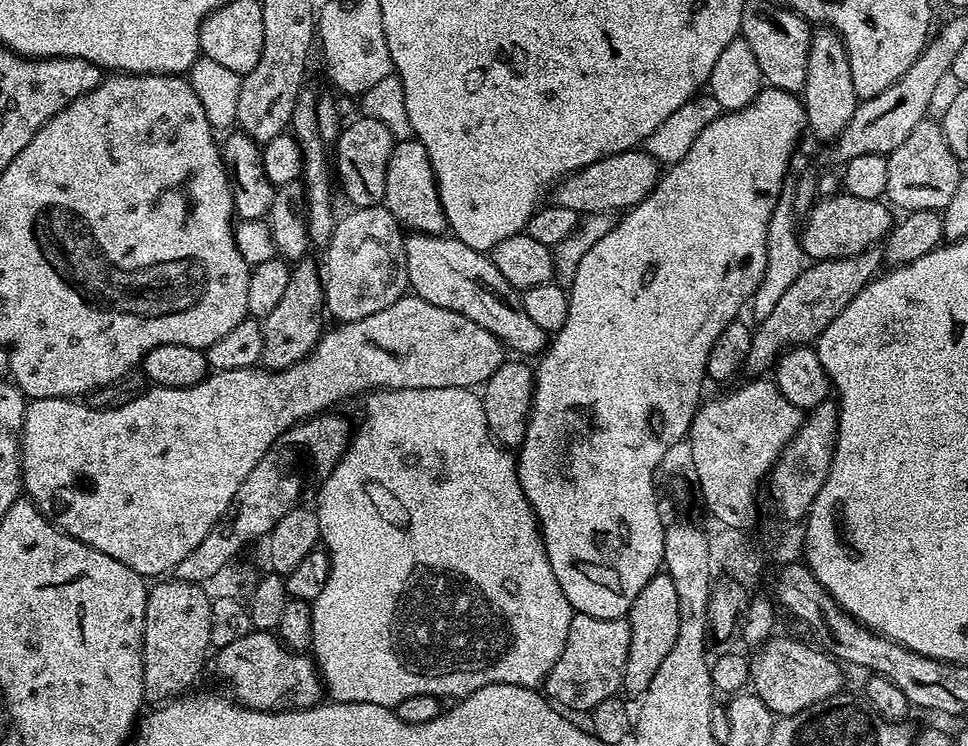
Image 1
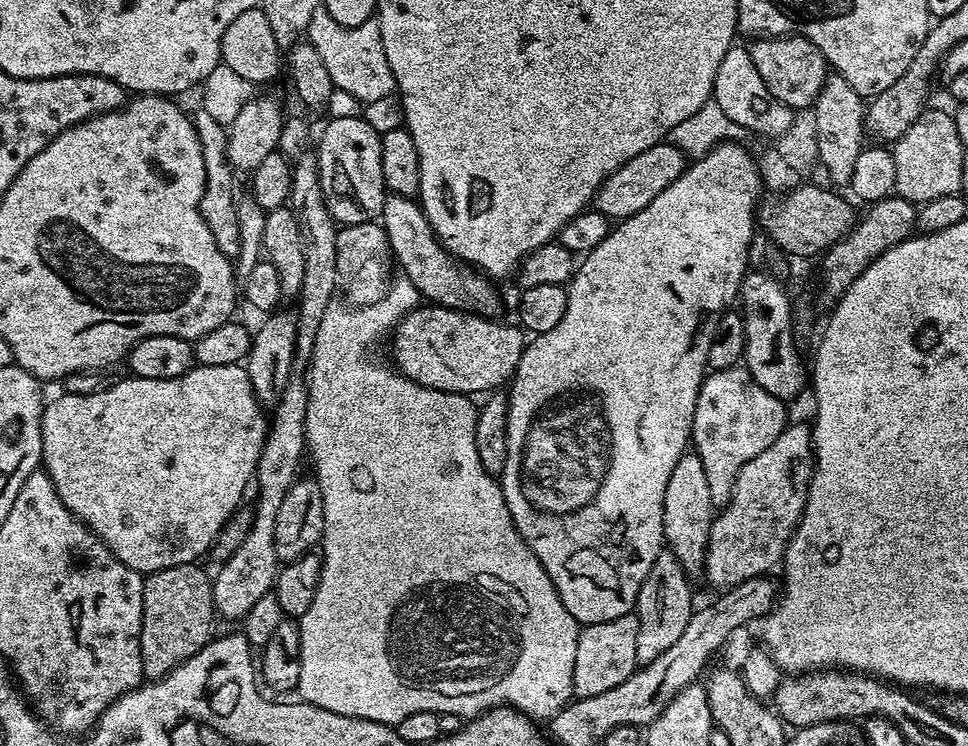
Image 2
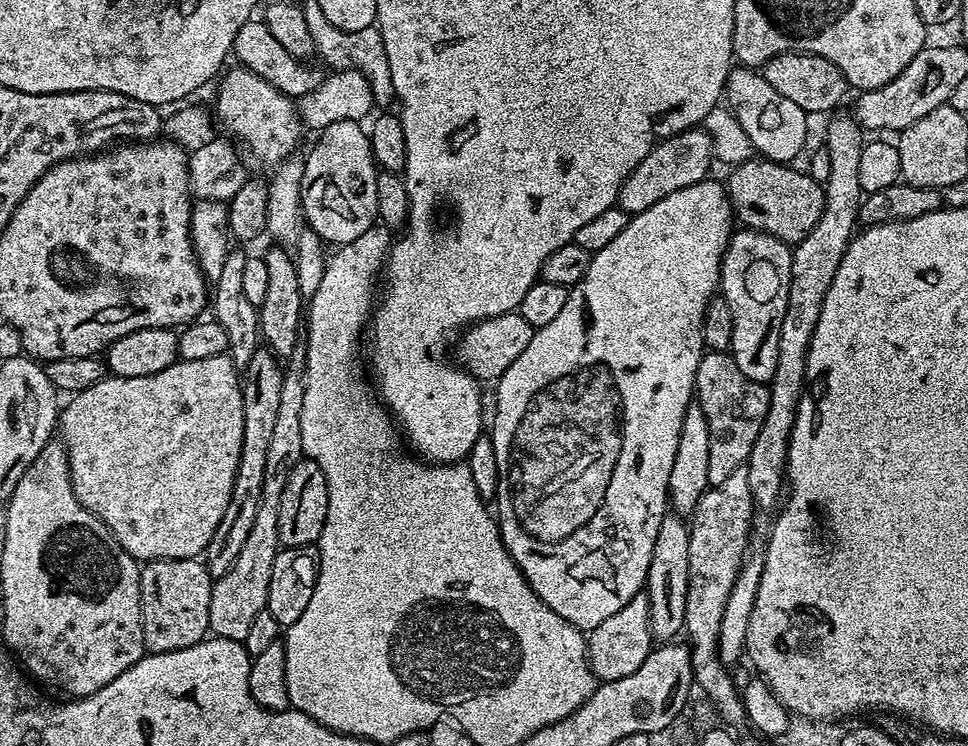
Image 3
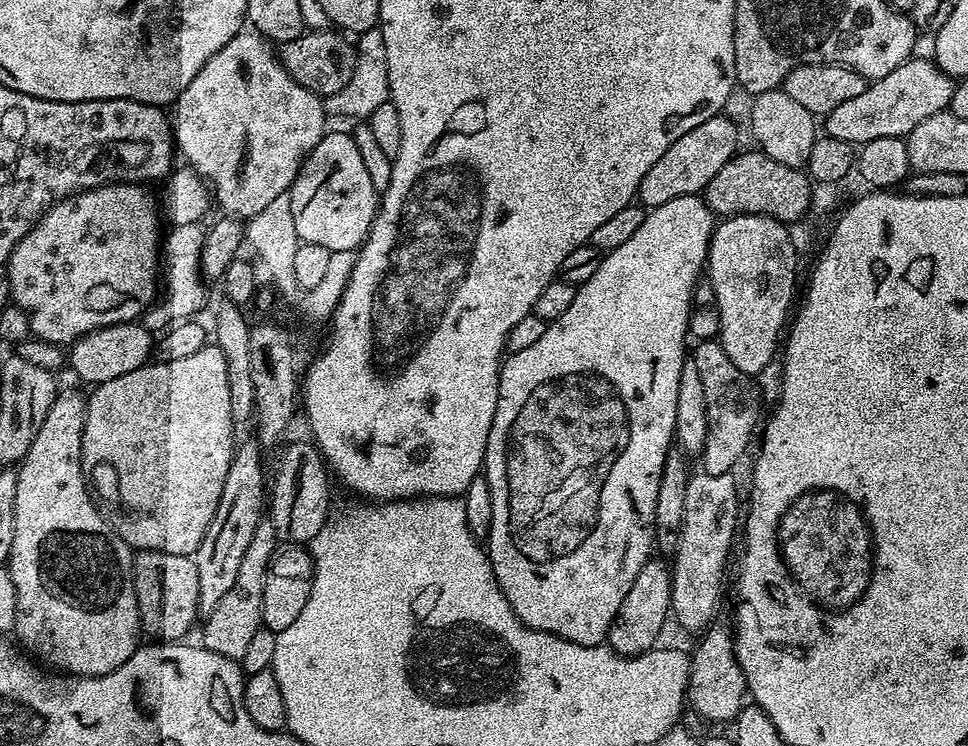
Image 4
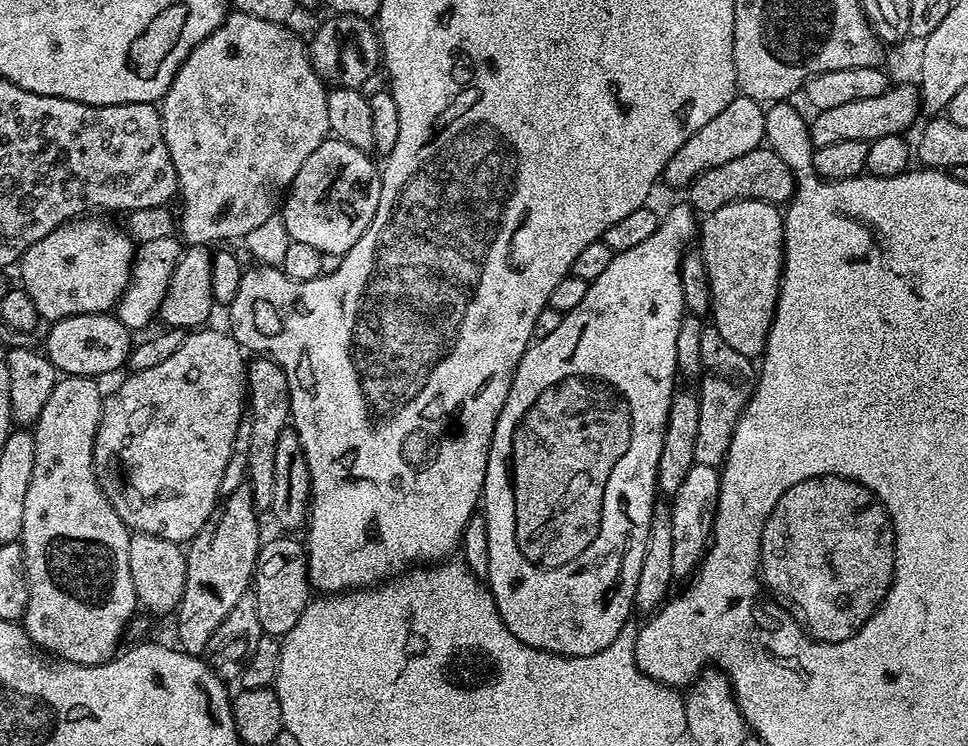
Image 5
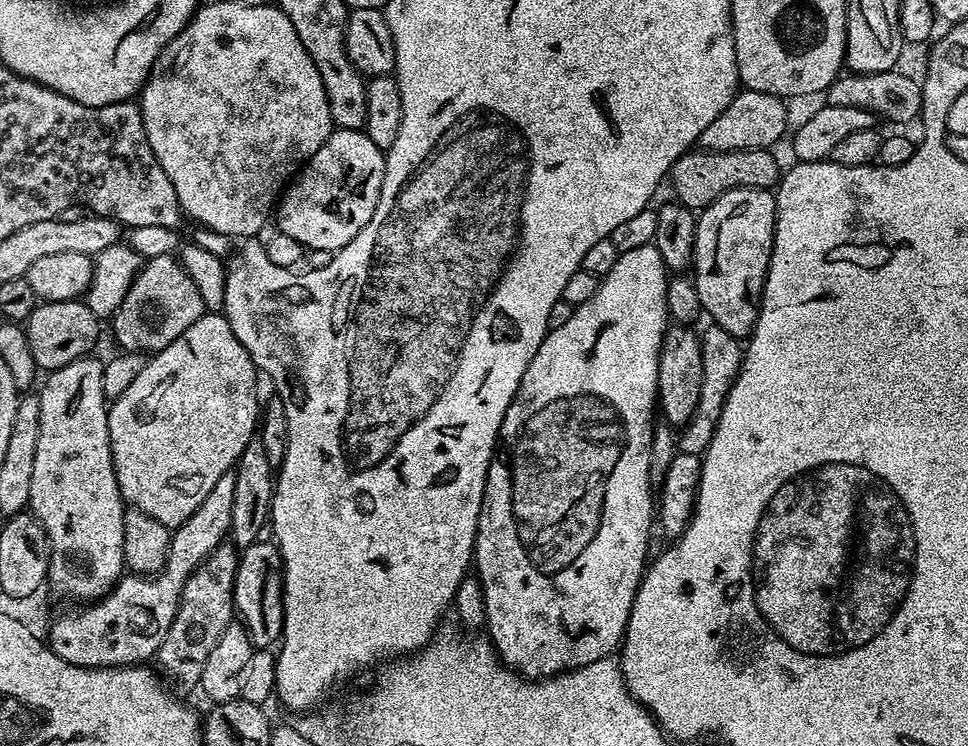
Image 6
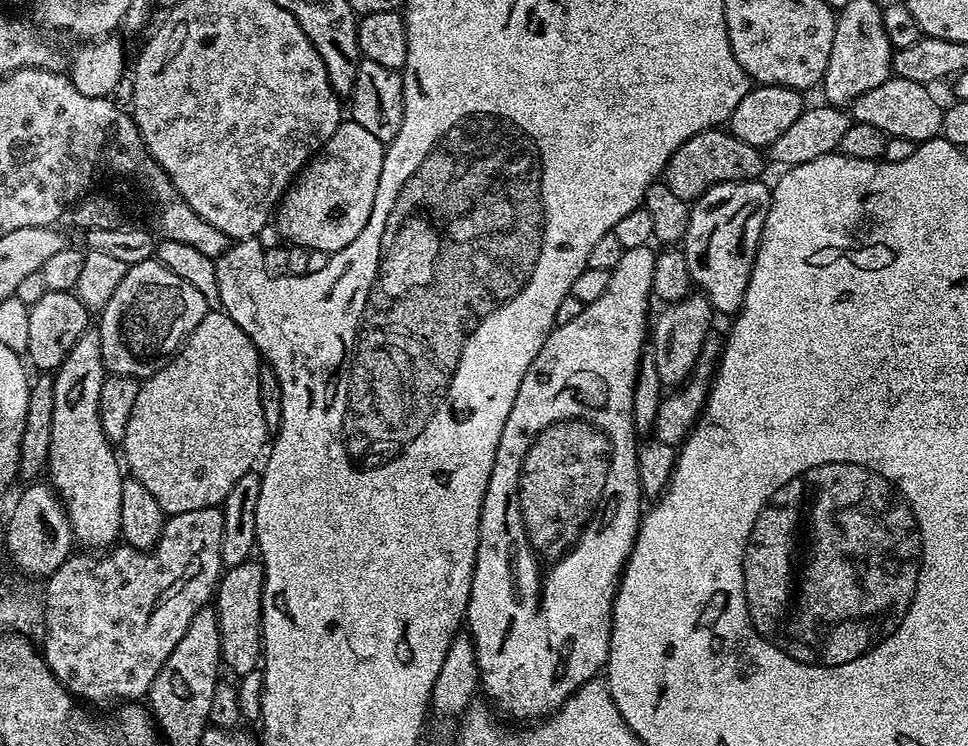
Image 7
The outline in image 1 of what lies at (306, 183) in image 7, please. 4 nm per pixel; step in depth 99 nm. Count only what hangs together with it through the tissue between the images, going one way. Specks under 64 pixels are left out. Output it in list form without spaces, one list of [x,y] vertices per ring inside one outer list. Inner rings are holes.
[[[372,117],[357,118],[353,124],[345,123],[340,129],[340,136],[334,145],[334,172],[338,177],[338,188],[344,191],[352,208],[369,208],[384,203],[384,187],[386,186],[386,166],[392,153],[394,143],[390,130],[381,121]]]

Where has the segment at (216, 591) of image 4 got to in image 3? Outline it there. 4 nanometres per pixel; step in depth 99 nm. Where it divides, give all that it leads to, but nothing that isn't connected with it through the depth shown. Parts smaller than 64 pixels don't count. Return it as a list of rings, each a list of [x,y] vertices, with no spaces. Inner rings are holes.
[[[267,346],[257,347],[254,358],[250,358],[247,368],[242,372],[244,401],[242,402],[242,454],[238,454],[238,470],[234,474],[234,490],[230,502],[226,502],[226,514],[214,530],[214,538],[204,548],[202,559],[208,566],[208,572],[217,578],[230,570],[238,558],[245,539],[254,523],[258,509],[258,500],[262,495],[262,478],[266,474],[266,454],[270,451],[272,431],[278,415],[278,401],[282,395],[284,368],[281,361]]]

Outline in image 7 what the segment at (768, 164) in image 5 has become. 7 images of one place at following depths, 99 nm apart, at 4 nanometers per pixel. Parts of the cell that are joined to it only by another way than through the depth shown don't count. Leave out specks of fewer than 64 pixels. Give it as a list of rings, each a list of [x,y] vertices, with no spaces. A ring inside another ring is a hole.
[[[711,128],[702,134],[694,134],[670,158],[664,168],[662,183],[670,186],[677,198],[695,202],[706,190],[718,186],[722,182],[742,182],[743,180],[759,180],[764,172],[765,153],[761,149],[750,146],[750,142],[742,142],[731,131]]]

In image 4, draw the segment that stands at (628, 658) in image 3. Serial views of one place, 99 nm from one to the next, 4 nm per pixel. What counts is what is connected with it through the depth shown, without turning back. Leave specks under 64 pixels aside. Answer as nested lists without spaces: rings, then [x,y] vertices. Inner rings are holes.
[[[650,558],[644,563],[644,569],[634,578],[630,594],[622,602],[618,614],[608,631],[607,647],[614,649],[620,656],[635,658],[657,647],[660,631],[664,623],[670,620],[672,610],[672,570],[667,563]]]

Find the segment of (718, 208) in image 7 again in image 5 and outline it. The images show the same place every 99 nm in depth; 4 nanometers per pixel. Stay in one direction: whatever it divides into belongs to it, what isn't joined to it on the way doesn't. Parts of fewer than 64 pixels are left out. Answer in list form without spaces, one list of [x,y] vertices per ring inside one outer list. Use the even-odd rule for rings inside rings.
[[[739,200],[707,213],[698,228],[698,251],[704,255],[712,291],[711,323],[738,354],[763,357],[780,297],[780,277],[784,275],[781,209],[757,200]]]

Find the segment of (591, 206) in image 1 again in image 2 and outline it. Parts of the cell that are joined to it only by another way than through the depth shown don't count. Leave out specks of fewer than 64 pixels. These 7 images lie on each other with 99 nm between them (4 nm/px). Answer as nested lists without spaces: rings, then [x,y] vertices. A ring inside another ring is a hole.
[[[671,142],[650,146],[650,150],[642,150],[642,154],[630,158],[630,162],[626,162],[621,168],[614,170],[614,174],[605,178],[600,189],[596,191],[595,211],[612,222],[630,218],[638,214],[638,210],[646,210],[646,206],[650,206],[650,202],[654,202],[654,198],[658,198],[658,194],[662,194],[662,190],[666,190],[666,186],[670,186],[674,178],[684,173],[685,167],[686,157],[682,150],[678,150],[678,146]]]

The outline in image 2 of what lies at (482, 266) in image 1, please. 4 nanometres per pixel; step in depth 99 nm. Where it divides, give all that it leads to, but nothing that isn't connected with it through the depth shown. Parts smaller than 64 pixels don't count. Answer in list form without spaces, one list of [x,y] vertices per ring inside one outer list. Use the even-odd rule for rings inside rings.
[[[385,195],[382,223],[399,271],[414,282],[425,301],[442,308],[454,308],[457,312],[473,312],[476,316],[496,318],[501,315],[500,292],[492,285],[495,283],[483,272],[453,259],[413,197]]]

